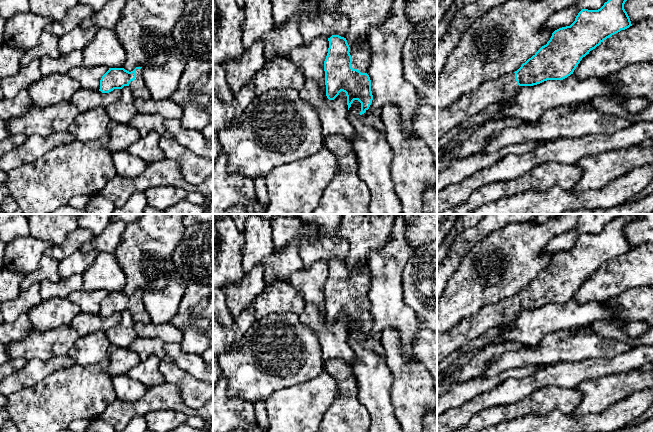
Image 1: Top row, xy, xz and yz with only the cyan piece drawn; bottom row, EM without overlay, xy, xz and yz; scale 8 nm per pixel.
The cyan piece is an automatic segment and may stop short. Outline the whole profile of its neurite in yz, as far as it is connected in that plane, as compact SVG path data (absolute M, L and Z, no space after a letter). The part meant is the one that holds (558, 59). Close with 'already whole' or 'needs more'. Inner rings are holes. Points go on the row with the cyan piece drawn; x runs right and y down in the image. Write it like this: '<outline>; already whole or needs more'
M608 0L598 10L582 9L570 26L555 30L547 44L517 71L483 83L448 107L437 108L437 139L488 106L512 98L521 86L563 80L573 74L591 50L632 26L624 9L626 1Z; needs more

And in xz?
M332 35L324 61L326 96L334 100L341 91L346 93L348 110L354 100L361 103L360 115L370 107L373 95L367 74L372 52L368 42L349 46L346 38Z; needs more

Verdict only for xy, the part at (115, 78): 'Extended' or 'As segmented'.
Extended

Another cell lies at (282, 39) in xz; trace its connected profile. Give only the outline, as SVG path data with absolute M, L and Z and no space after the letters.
M295 15L284 25L275 25L262 39L266 59L274 56L290 58L291 51L304 43L300 32L300 16Z

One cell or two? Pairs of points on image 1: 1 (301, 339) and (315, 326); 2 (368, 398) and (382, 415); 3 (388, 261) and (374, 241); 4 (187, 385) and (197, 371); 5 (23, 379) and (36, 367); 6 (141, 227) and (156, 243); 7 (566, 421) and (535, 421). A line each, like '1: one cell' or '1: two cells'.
1: two cells
2: one cell
3: two cells
4: two cells
5: one cell
6: one cell
7: one cell

